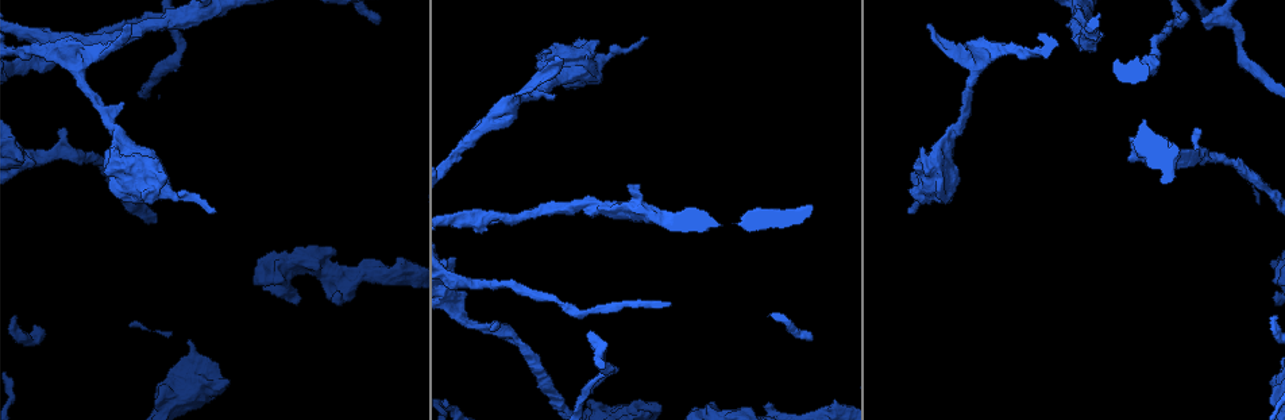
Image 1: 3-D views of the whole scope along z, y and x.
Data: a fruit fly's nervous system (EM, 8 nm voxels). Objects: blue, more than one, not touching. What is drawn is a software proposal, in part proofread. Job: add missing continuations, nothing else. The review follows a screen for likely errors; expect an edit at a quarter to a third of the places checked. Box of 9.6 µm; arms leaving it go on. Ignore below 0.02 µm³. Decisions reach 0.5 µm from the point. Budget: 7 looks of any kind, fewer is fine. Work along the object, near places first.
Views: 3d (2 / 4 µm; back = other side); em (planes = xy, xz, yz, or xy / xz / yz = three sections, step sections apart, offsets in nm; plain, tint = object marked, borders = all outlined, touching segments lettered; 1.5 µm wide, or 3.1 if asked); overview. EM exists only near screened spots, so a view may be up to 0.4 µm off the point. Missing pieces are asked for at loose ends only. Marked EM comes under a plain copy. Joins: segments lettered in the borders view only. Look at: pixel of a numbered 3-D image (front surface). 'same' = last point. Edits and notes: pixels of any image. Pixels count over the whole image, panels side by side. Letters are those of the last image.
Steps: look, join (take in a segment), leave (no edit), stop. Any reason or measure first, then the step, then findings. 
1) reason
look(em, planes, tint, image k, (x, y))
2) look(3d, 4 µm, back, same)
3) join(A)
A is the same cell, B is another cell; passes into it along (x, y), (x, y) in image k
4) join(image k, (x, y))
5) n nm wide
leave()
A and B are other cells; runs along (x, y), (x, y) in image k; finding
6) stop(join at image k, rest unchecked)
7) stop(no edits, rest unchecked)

branch stops here
look(em, planes, borders, image 1, (543, 64))

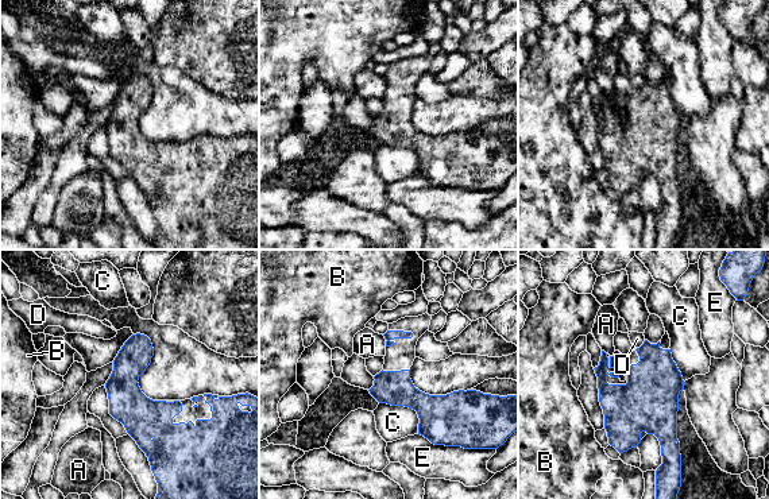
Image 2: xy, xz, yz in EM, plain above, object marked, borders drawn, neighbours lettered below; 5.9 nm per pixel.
220 nm wide
leave()
A, B, C, D and E are other cells; no lettered segment goes on from it

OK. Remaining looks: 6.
an open end
look(em, planes, borders, image 1, (127, 25))

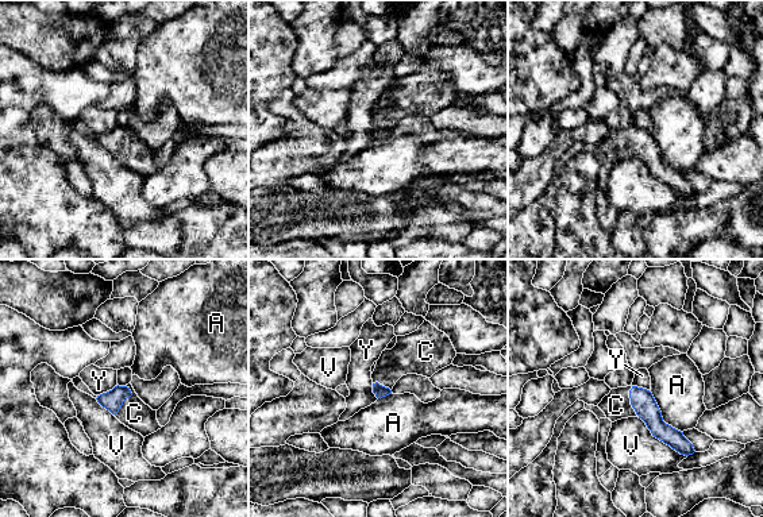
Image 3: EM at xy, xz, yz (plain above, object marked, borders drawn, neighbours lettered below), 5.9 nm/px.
join(image 3, (134, 413))
C is the same cell, A, V and Y are other cells; passes into it along (112, 400), (126, 398), (134, 413) in image 3; it goes on there

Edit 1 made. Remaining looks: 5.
see it whole again
look(overview)

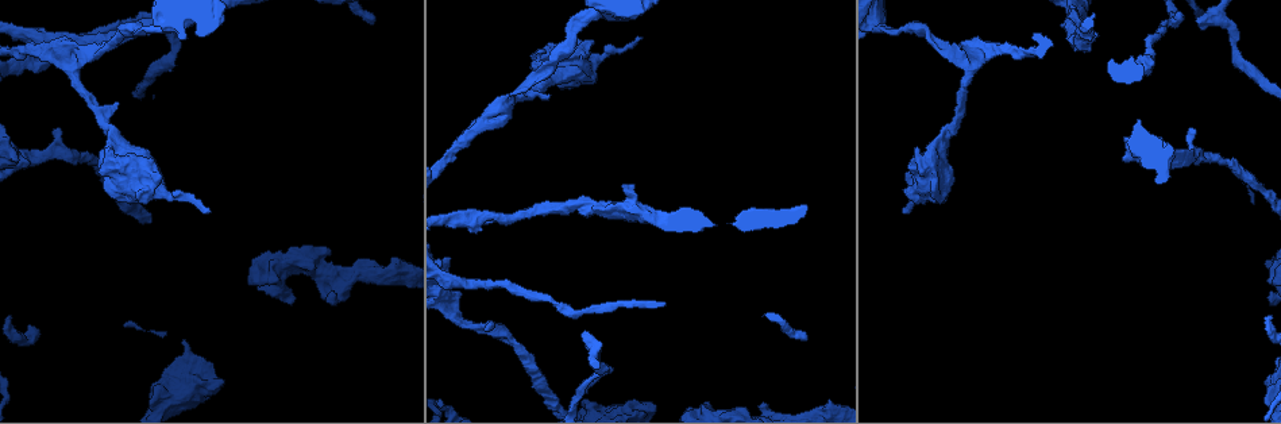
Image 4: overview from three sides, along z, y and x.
branch stops here
look(em, xz, step 4, borders, image 4, (207, 214))

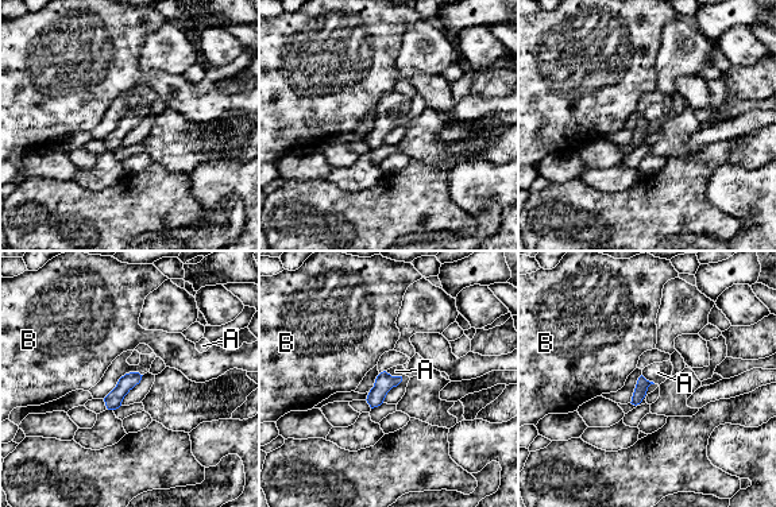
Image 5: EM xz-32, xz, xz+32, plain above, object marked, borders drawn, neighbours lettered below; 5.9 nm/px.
leave()
A and B are other cells; border along (385, 371), (401, 376) in image 5; no lettered segment goes on from it

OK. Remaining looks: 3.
stop(join at image 3, rest unchecked)

